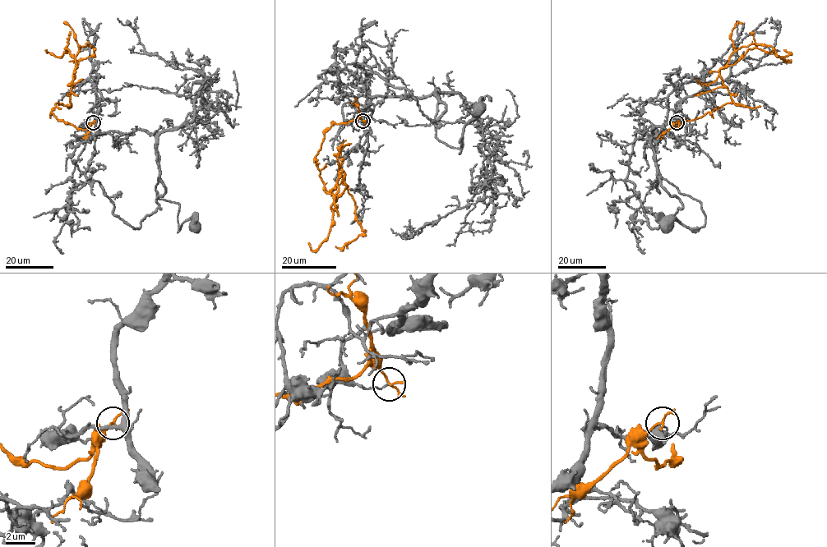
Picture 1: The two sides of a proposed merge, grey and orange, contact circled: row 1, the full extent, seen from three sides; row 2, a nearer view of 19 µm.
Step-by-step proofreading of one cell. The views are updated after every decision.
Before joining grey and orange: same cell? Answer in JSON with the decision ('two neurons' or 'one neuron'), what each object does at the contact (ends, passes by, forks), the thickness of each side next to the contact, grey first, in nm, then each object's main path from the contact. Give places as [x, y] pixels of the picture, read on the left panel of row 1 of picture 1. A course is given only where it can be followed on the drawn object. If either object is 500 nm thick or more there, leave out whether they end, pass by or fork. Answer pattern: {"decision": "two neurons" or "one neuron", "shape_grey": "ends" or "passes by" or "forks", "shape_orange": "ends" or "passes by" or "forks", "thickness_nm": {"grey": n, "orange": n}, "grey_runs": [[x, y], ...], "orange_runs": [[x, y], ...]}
{"decision": "two neurons", "shape_grey": "ends", "shape_orange": "forks", "thickness_nm": {"grey": 100, "orange": 110}, "grey_runs": [[93, 122], [85, 124], [100, 133], [154, 136], [156, 195], [179, 205], [180, 227], [194, 226]], "orange_runs": [[93, 122], [76, 128], [51, 112], [56, 103], [71, 105], [80, 49], [86, 44], [94, 51], [69, 62]]}

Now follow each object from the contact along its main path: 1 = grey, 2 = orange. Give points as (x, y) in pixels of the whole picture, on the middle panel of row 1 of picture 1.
1: (362, 121), (353, 114), (373, 96), (435, 91), (436, 135), (459, 153), (463, 128), (478, 110)
2: (362, 121), (334, 123), (315, 156), (330, 193), (338, 190), (344, 172), (364, 233), (335, 246)

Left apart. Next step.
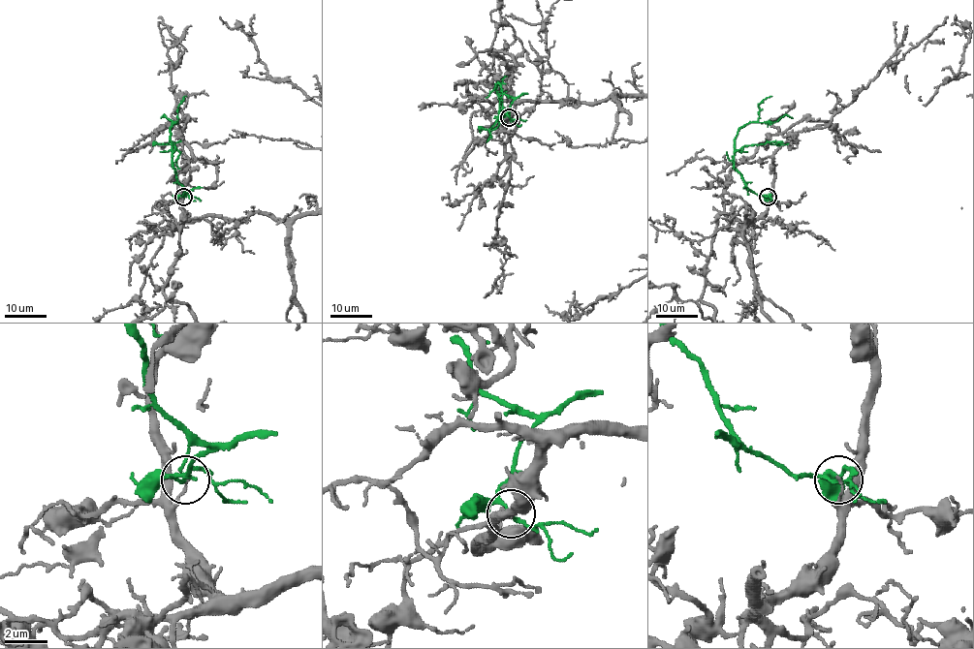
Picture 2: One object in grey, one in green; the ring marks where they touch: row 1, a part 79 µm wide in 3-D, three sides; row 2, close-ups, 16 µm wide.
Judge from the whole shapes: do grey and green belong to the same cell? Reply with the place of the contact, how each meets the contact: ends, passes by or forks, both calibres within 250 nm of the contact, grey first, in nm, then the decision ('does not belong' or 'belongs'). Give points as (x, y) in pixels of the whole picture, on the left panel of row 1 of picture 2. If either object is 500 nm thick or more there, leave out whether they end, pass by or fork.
at (183, 197); grey ends there; green forks there; 130 nm thick on the grey side, 130 nm on the other; does not belong

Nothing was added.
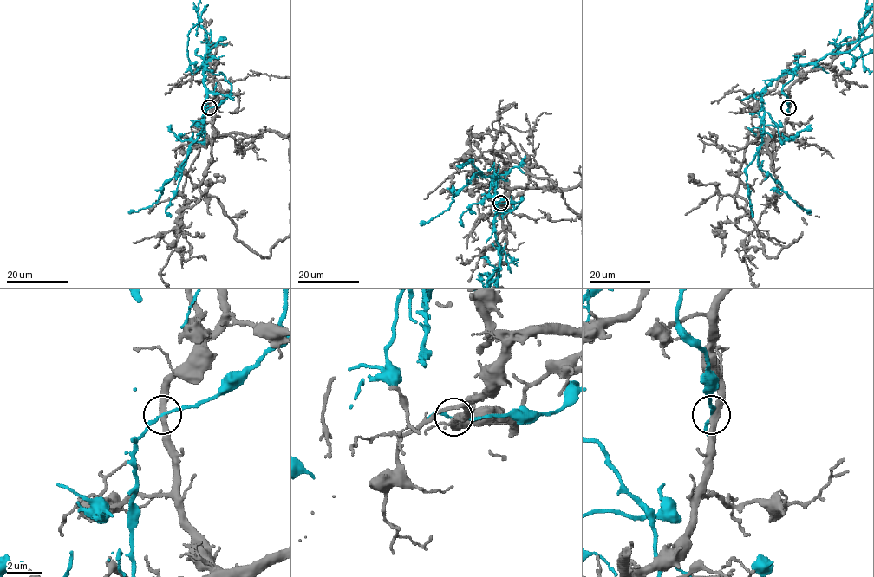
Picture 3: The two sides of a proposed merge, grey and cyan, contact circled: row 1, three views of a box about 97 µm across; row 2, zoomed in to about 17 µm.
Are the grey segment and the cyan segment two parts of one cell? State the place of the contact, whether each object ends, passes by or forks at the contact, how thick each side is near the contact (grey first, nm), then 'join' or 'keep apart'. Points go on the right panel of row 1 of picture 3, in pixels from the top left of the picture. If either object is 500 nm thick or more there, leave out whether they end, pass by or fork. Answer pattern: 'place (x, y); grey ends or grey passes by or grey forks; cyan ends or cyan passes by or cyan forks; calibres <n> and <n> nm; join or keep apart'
place (788, 107); grey passes by; cyan passes by; calibres 360 and 140 nm; keep apart

